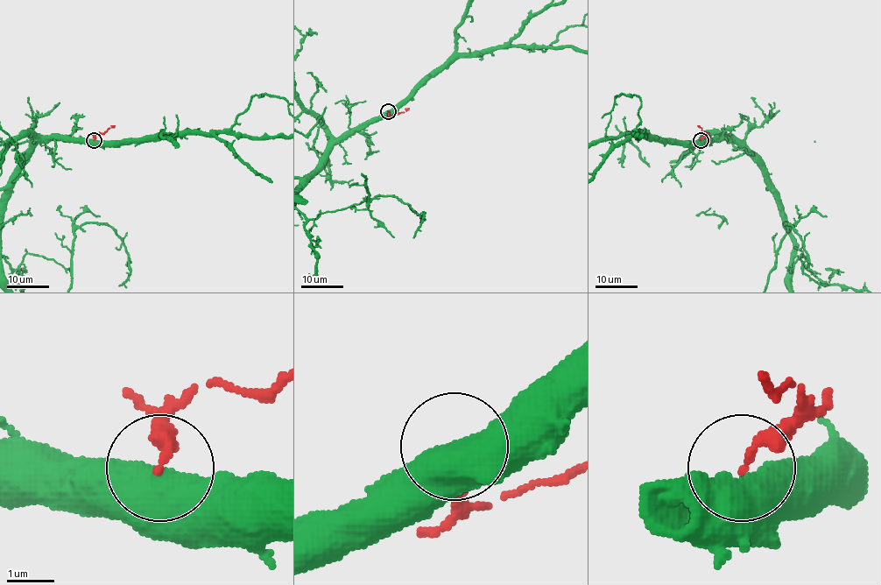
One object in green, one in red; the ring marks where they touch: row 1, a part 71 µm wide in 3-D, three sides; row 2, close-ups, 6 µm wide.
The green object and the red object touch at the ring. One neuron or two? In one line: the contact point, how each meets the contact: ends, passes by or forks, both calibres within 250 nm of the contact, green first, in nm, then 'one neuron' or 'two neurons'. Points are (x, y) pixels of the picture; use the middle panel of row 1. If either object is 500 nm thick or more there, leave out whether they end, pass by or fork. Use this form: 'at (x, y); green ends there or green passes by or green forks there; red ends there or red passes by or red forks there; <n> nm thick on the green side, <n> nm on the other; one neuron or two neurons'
at (388, 111); 800 nm thick on the green side, 220 nm on the other; two neurons

